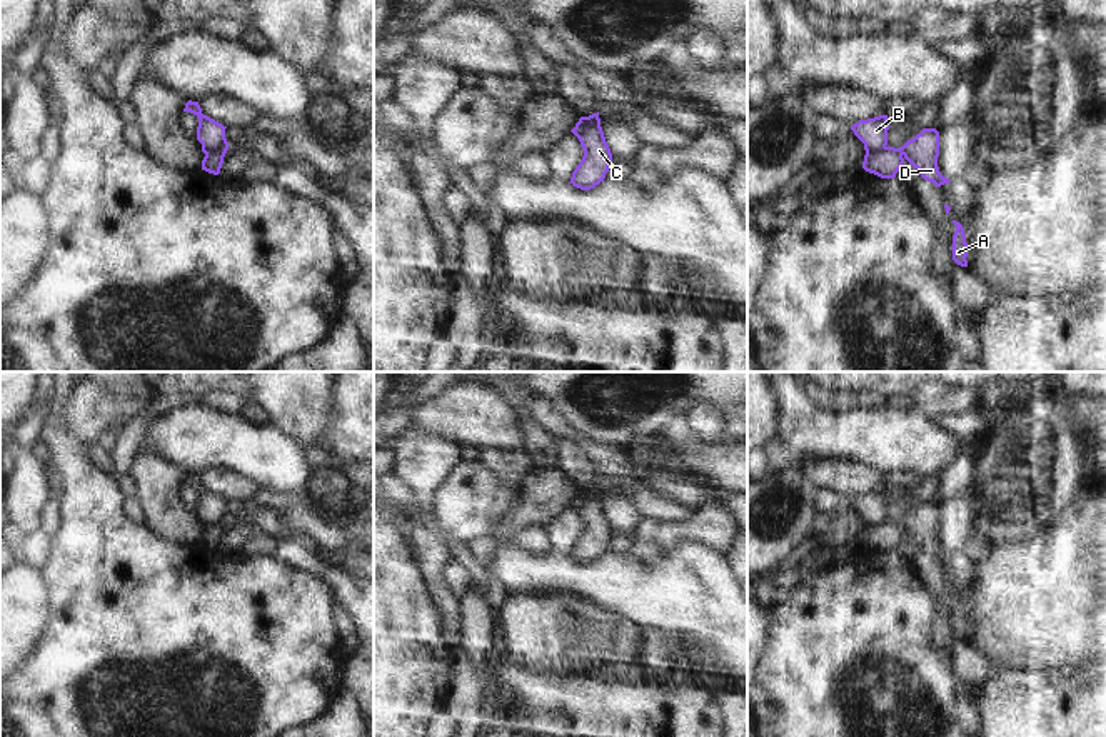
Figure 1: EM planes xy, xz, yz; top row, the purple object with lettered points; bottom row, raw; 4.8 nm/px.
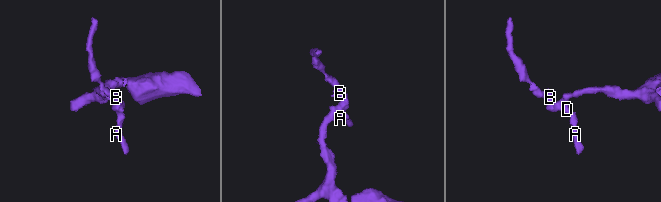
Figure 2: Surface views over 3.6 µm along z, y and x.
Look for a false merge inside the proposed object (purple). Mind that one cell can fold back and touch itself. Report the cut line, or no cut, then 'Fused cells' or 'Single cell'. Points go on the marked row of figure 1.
Split along xz (599, 122), (586, 120), (571, 130). Fused cells

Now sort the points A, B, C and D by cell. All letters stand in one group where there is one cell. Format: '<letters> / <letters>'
A C D / B

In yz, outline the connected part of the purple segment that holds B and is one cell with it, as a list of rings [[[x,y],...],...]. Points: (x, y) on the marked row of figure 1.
[[[887,115],[859,120],[851,127],[851,130],[864,143],[866,153],[881,152],[887,145],[887,130],[889,130]]]

